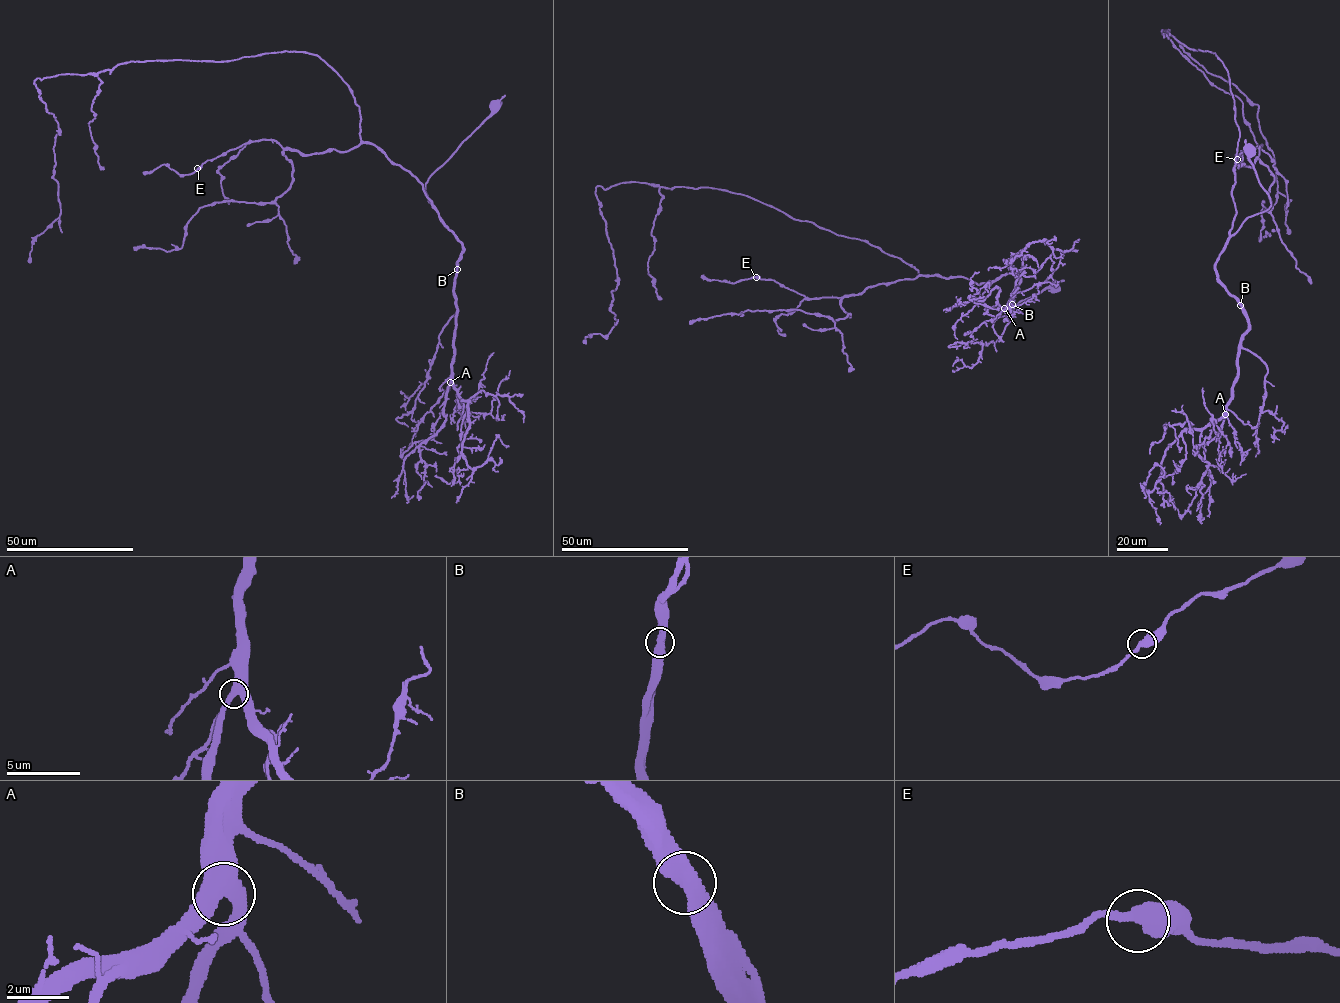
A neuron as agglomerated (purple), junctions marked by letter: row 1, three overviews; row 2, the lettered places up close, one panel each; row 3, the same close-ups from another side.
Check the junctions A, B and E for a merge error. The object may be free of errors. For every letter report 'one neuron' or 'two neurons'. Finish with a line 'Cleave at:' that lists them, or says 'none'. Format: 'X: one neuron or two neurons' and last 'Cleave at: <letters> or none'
A: one neuron
B: one neuron
E: one neuron
Cleave at: none

